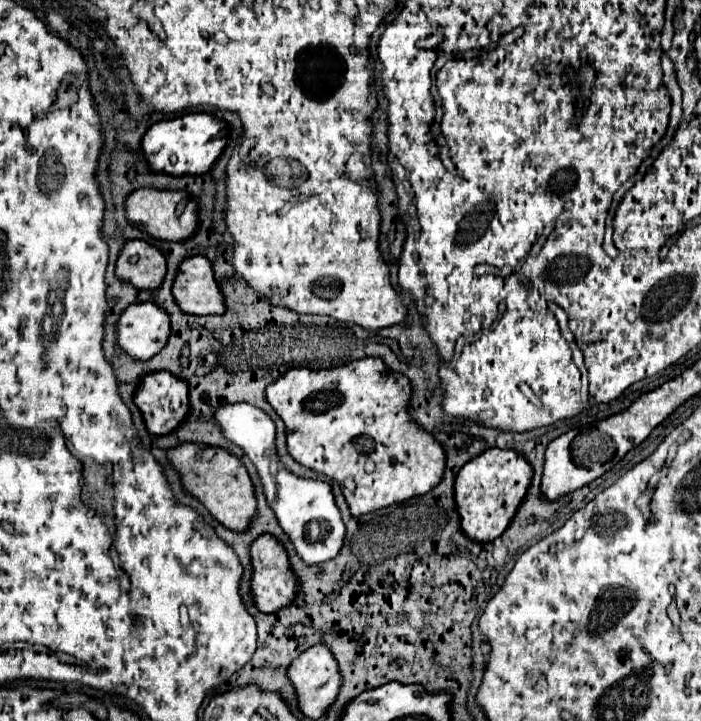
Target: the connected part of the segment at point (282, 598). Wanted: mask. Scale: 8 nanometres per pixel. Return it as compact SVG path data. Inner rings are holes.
M259 535L251 545L249 545L249 557L251 557L251 599L255 607L263 613L275 613L277 609L289 605L297 593L297 579L291 573L287 553L281 549L281 543L273 539L271 535Z

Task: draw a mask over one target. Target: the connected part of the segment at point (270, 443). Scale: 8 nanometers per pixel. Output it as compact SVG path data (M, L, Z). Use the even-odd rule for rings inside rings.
M249 403L221 405L213 413L213 417L223 437L239 445L245 451L245 455L251 459L251 463L257 467L267 505L275 511L281 529L289 537L291 545L295 547L303 563L317 565L333 559L343 545L345 525L335 505L331 485L315 479L301 479L283 467L275 451L275 423L259 407L253 407Z

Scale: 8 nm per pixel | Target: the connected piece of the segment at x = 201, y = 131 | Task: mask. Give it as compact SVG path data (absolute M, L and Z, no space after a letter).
M189 113L175 119L165 119L153 123L141 139L141 149L151 171L167 175L201 175L211 169L211 165L221 155L227 143L227 127L223 121L207 113Z

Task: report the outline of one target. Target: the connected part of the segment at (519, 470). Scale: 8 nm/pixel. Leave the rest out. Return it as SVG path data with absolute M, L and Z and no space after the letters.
M491 447L465 463L455 477L455 509L461 519L461 531L471 541L481 543L489 543L499 537L523 501L531 475L533 469L527 459L511 449Z

